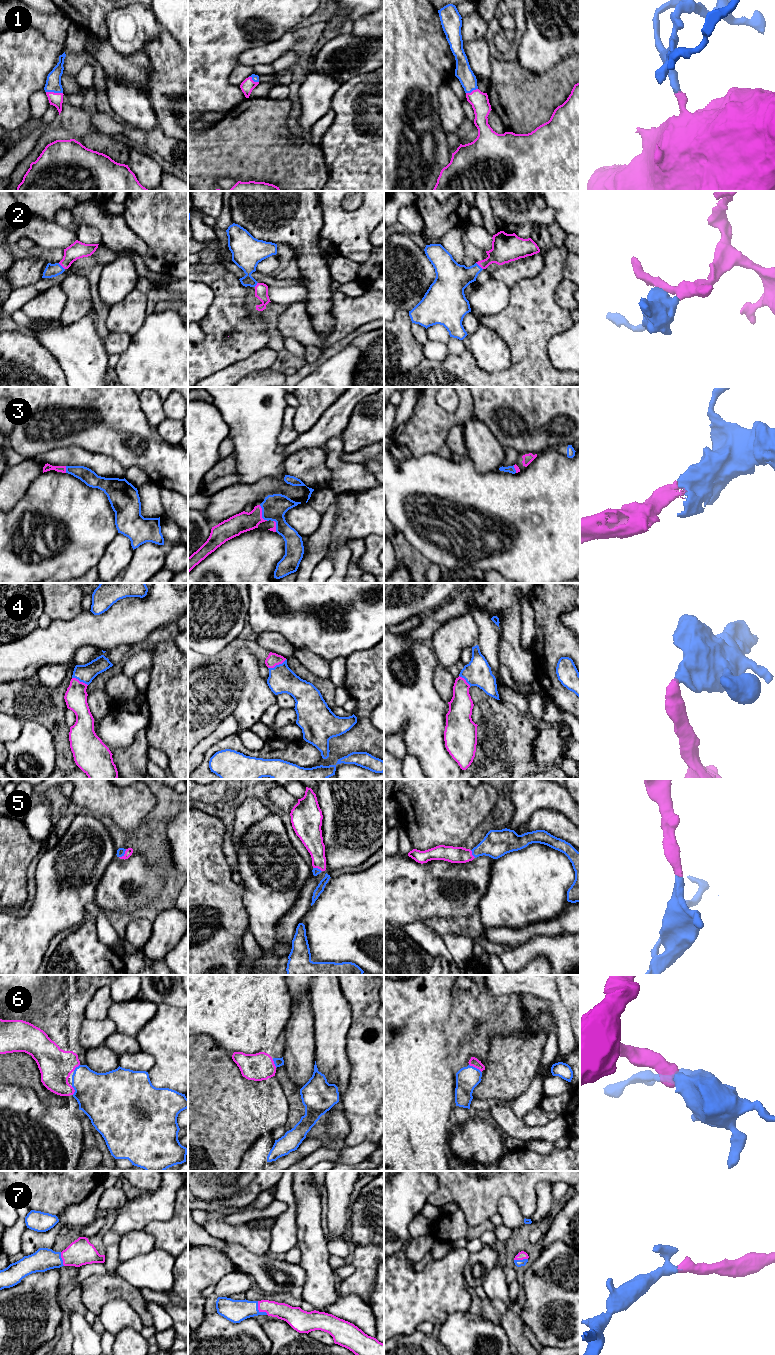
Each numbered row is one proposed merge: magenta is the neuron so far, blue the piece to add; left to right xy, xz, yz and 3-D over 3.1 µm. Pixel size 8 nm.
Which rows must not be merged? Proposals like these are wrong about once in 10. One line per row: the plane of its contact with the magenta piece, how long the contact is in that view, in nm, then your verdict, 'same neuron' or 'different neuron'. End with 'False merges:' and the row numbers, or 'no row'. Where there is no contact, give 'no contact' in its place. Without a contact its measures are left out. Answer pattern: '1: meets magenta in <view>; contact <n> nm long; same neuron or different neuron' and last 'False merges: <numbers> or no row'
1: meets magenta in xy; contact 140 nm long; same neuron
2: meets magenta in yz; contact 80 nm long; same neuron
3: meets magenta in xz; contact 140 nm long; same neuron
4: meets magenta in xz; contact 170 nm long; same neuron
5: meets magenta in xy; contact 90 nm long; same neuron
6: meets magenta in yz; contact 120 nm long; same neuron
7: meets magenta in xz; contact 140 nm long; same neuron
False merges: no row

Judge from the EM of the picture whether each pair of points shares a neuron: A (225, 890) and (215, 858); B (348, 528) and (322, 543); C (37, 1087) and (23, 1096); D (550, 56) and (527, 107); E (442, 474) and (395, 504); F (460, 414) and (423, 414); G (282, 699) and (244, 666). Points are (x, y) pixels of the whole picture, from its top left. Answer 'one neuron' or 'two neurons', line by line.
A: one neuron
B: two neurons
C: two neurons
D: two neurons
E: one neuron
F: one neuron
G: two neurons

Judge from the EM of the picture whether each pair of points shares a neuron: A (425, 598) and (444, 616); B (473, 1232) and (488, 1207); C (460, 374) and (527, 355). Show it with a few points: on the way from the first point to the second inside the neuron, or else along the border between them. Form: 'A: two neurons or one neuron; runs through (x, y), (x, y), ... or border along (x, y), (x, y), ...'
A: two neurons; border along (452, 596), (442, 605), (422, 617)
B: two neurons; border along (460, 1210), (470, 1226), (478, 1226), (489, 1220)
C: one neuron; runs through (477, 376), (507, 376), (511, 372)

